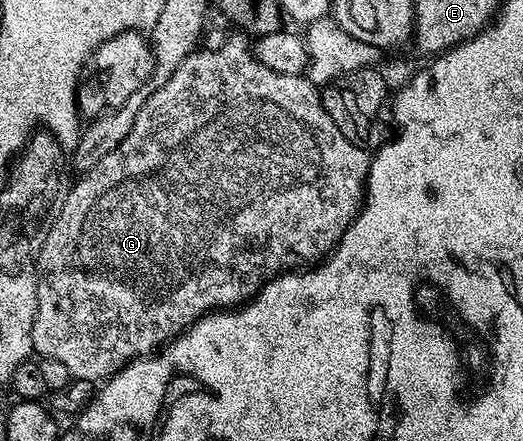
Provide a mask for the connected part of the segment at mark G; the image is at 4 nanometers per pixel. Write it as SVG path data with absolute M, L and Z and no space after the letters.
M234 34L238 35L232 36L227 43L220 44L215 51L202 51L202 49L198 49L189 55L179 65L179 68L172 73L172 77L168 77L168 81L165 81L163 87L155 89L151 93L151 96L148 97L147 103L140 109L140 113L128 133L128 137L124 137L124 141L120 141L120 145L116 145L116 149L112 149L112 153L108 153L108 157L104 157L104 161L100 161L93 169L85 172L79 178L82 180L71 191L69 188L65 192L62 200L62 209L54 218L54 224L50 226L48 237L44 241L44 245L40 249L36 260L38 265L38 308L36 309L36 321L32 325L32 341L34 342L35 352L42 359L60 361L60 365L65 365L74 379L105 381L111 375L115 375L121 367L126 367L129 363L133 363L135 359L155 354L159 349L165 347L171 339L177 339L187 327L192 326L202 316L223 309L234 309L253 299L264 284L269 283L276 276L283 274L287 269L306 269L311 265L317 264L319 260L329 255L338 246L338 243L342 240L342 234L345 233L350 227L351 221L358 215L358 208L364 202L364 188L366 185L366 174L370 172L371 152L365 147L358 147L352 141L348 141L348 137L344 137L344 133L340 133L340 129L336 129L332 117L328 117L328 113L322 105L322 96L319 88L314 86L305 74L285 75L284 73L276 73L272 69L260 65L260 61L254 56L251 40L245 34Z

